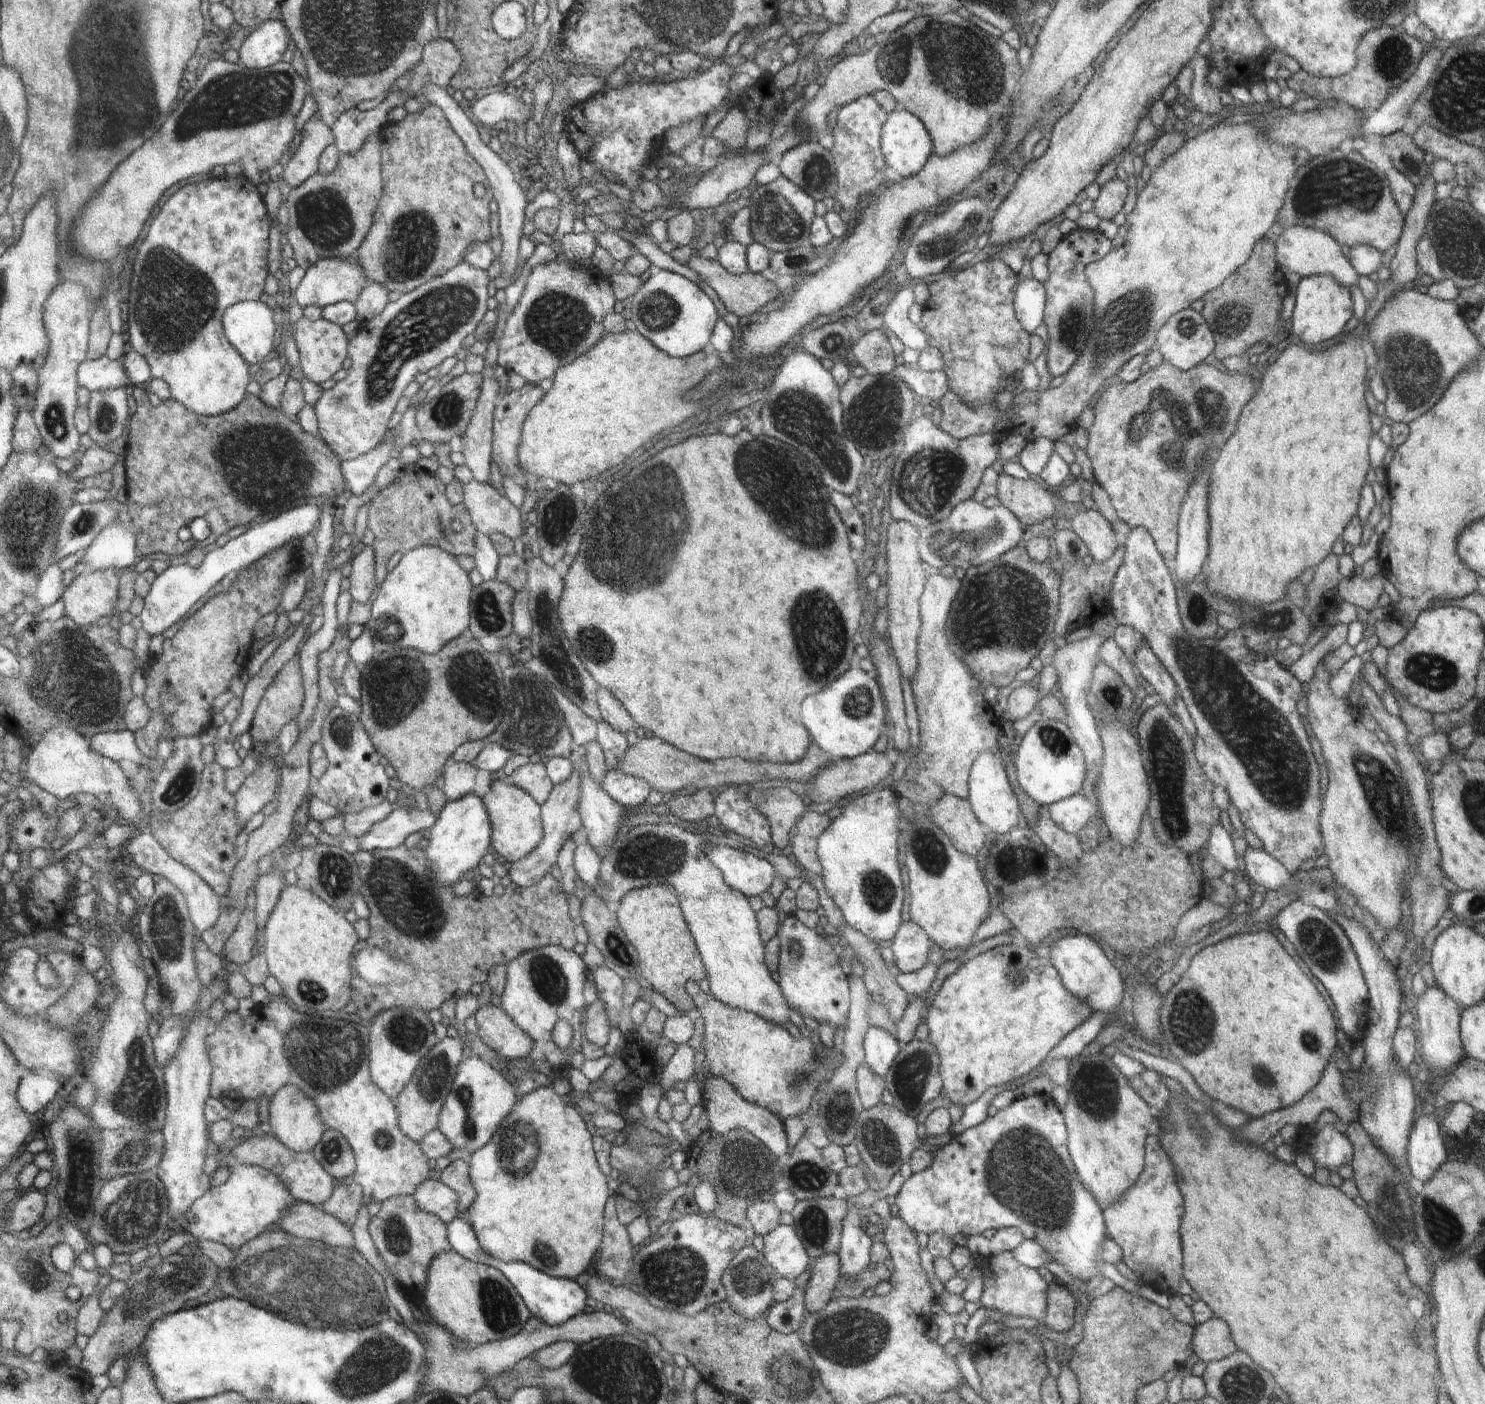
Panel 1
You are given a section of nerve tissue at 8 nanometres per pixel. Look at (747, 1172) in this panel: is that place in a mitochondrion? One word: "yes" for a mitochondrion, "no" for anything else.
yes

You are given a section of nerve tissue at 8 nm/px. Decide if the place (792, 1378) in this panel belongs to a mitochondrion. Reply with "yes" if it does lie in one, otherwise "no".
yes

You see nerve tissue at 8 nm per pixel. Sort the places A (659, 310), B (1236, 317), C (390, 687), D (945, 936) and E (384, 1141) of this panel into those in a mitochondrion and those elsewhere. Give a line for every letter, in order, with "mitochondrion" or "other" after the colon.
A: mitochondrion
B: mitochondrion
C: mitochondrion
D: other
E: mitochondrion

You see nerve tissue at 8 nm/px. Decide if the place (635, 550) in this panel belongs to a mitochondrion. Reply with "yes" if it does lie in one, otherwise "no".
yes

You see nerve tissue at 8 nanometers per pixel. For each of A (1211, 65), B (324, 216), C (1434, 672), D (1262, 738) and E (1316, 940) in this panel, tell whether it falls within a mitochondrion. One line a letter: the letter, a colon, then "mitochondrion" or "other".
A: other
B: mitochondrion
C: mitochondrion
D: mitochondrion
E: mitochondrion

